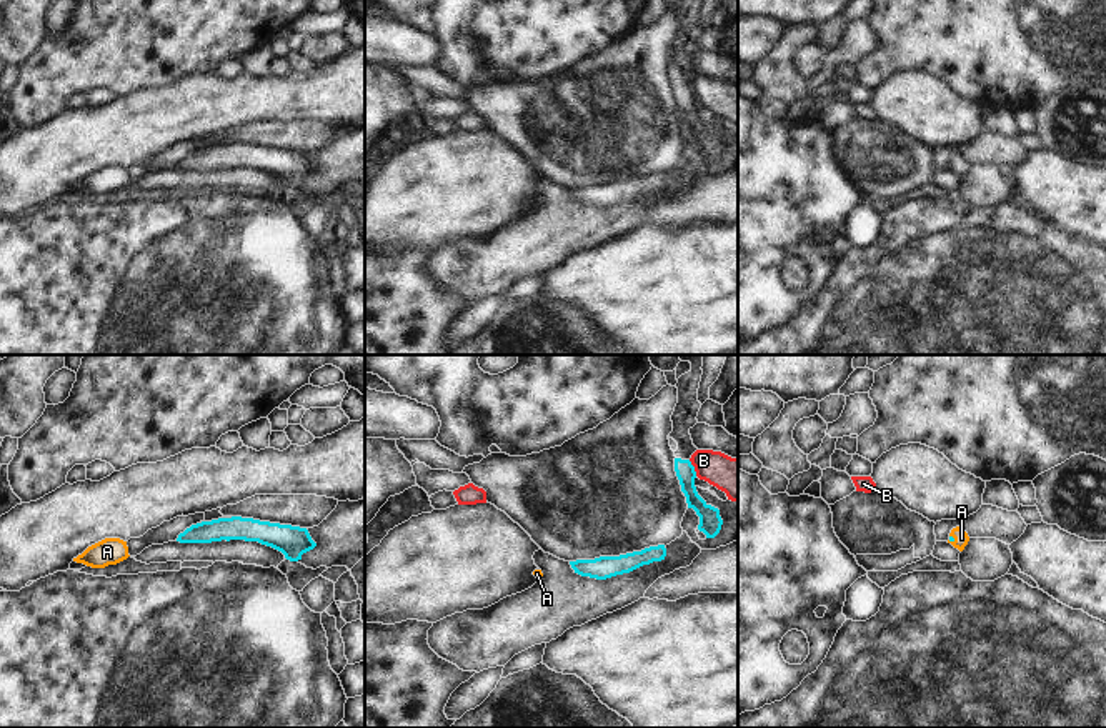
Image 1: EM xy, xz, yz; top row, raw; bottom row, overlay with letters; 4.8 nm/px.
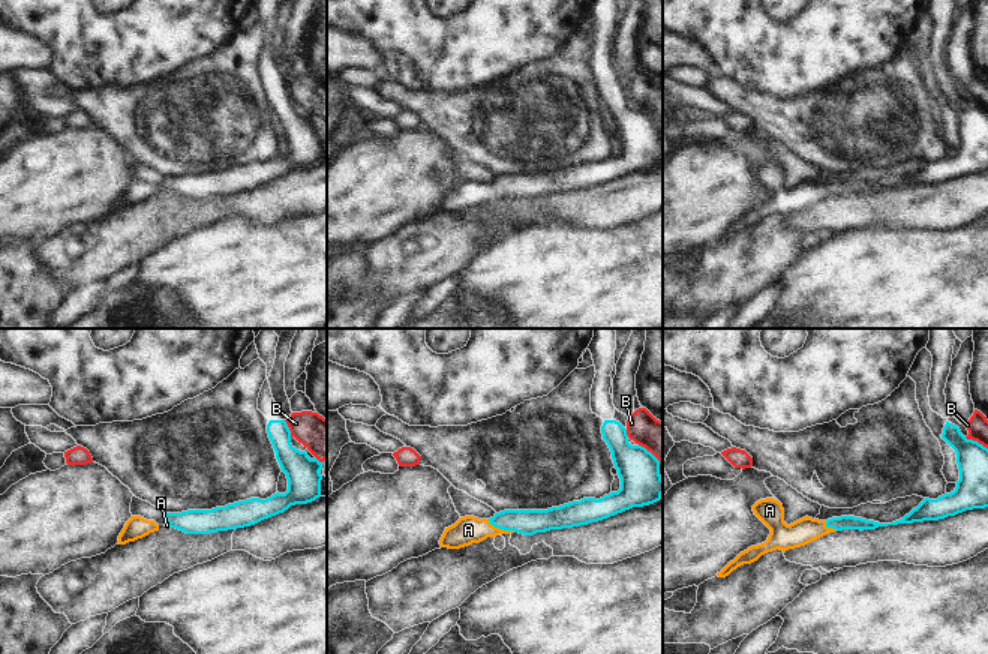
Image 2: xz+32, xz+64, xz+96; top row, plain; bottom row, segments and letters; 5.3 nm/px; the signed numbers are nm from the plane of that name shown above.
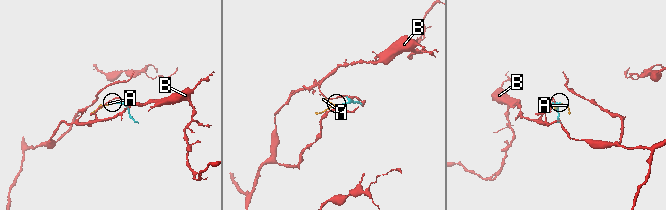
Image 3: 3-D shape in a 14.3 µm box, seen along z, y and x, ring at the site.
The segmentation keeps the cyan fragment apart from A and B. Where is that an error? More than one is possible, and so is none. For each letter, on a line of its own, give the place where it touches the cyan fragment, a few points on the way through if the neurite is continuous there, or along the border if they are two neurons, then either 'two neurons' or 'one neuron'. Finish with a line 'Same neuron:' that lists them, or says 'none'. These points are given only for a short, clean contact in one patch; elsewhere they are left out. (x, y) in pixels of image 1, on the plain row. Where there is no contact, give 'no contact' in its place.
A: meets cyan in yz at (953, 165); runs through yz (951, 165), (953, 165), (961, 165); one neuron
B: meets cyan in xz at (693, 95); border along xz (688, 87), (697, 102); two neurons
Same neuron: A

